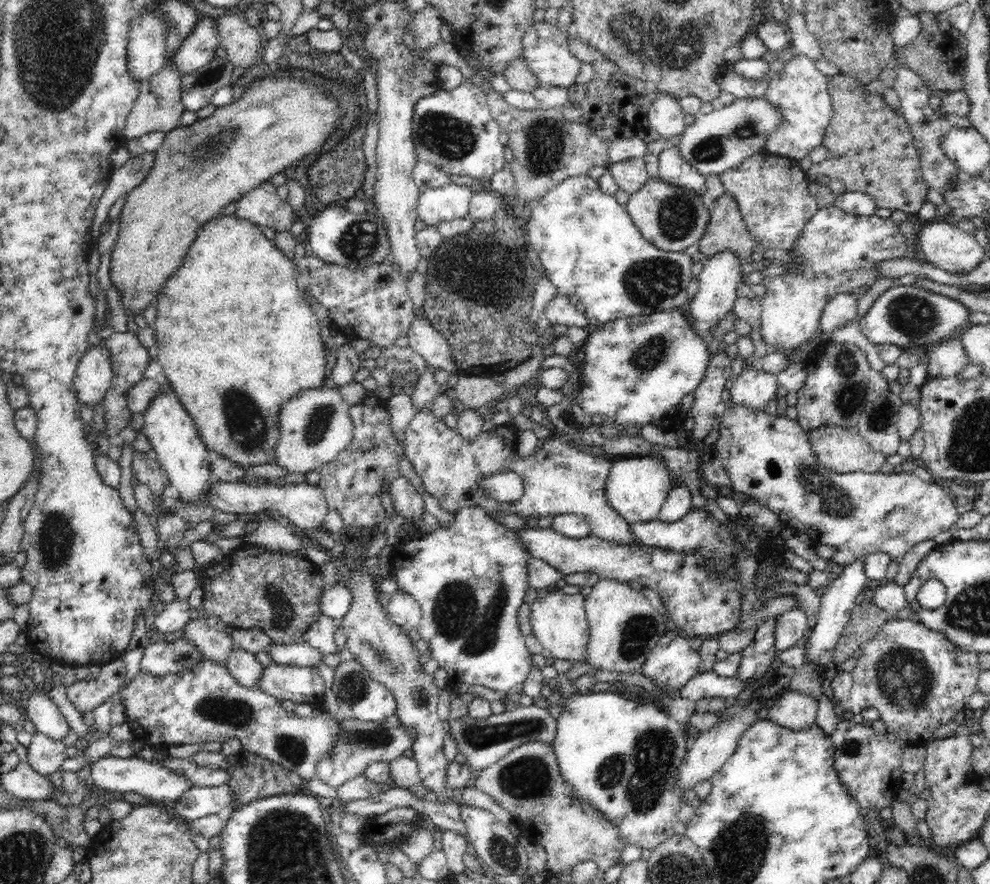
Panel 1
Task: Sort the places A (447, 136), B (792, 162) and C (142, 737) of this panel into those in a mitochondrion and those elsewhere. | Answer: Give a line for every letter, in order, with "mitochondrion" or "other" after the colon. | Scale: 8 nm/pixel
A: mitochondrion
B: other
C: other

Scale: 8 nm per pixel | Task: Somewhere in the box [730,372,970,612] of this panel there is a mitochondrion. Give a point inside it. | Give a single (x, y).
(832, 501)

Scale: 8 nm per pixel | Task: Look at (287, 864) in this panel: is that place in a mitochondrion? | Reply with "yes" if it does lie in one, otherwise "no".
yes

